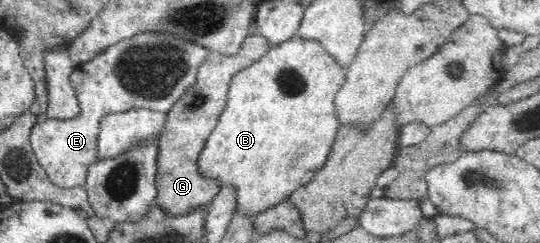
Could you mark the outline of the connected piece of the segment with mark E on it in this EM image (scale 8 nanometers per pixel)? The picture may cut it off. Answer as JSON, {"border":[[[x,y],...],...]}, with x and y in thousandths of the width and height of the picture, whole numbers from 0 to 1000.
{"border":[[[261,132],[261,140],[250,140],[228,173],[217,173],[209,189],[187,206],[187,218],[180,222],[172,247],[141,267],[131,296],[131,350],[139,366],[148,428],[146,469],[139,486],[124,494],[89,486],[81,502],[67,506],[59,531],[56,593],[74,683],[85,704],[89,728],[113,774],[157,770],[165,691],[180,658],[187,494],[198,469],[254,444],[311,465],[317,440],[344,383],[344,370],[361,346],[367,280],[374,255],[380,255],[387,218],[389,210],[378,189],[369,189],[363,173],[341,156],[324,156],[300,132],[294,140]]]}

